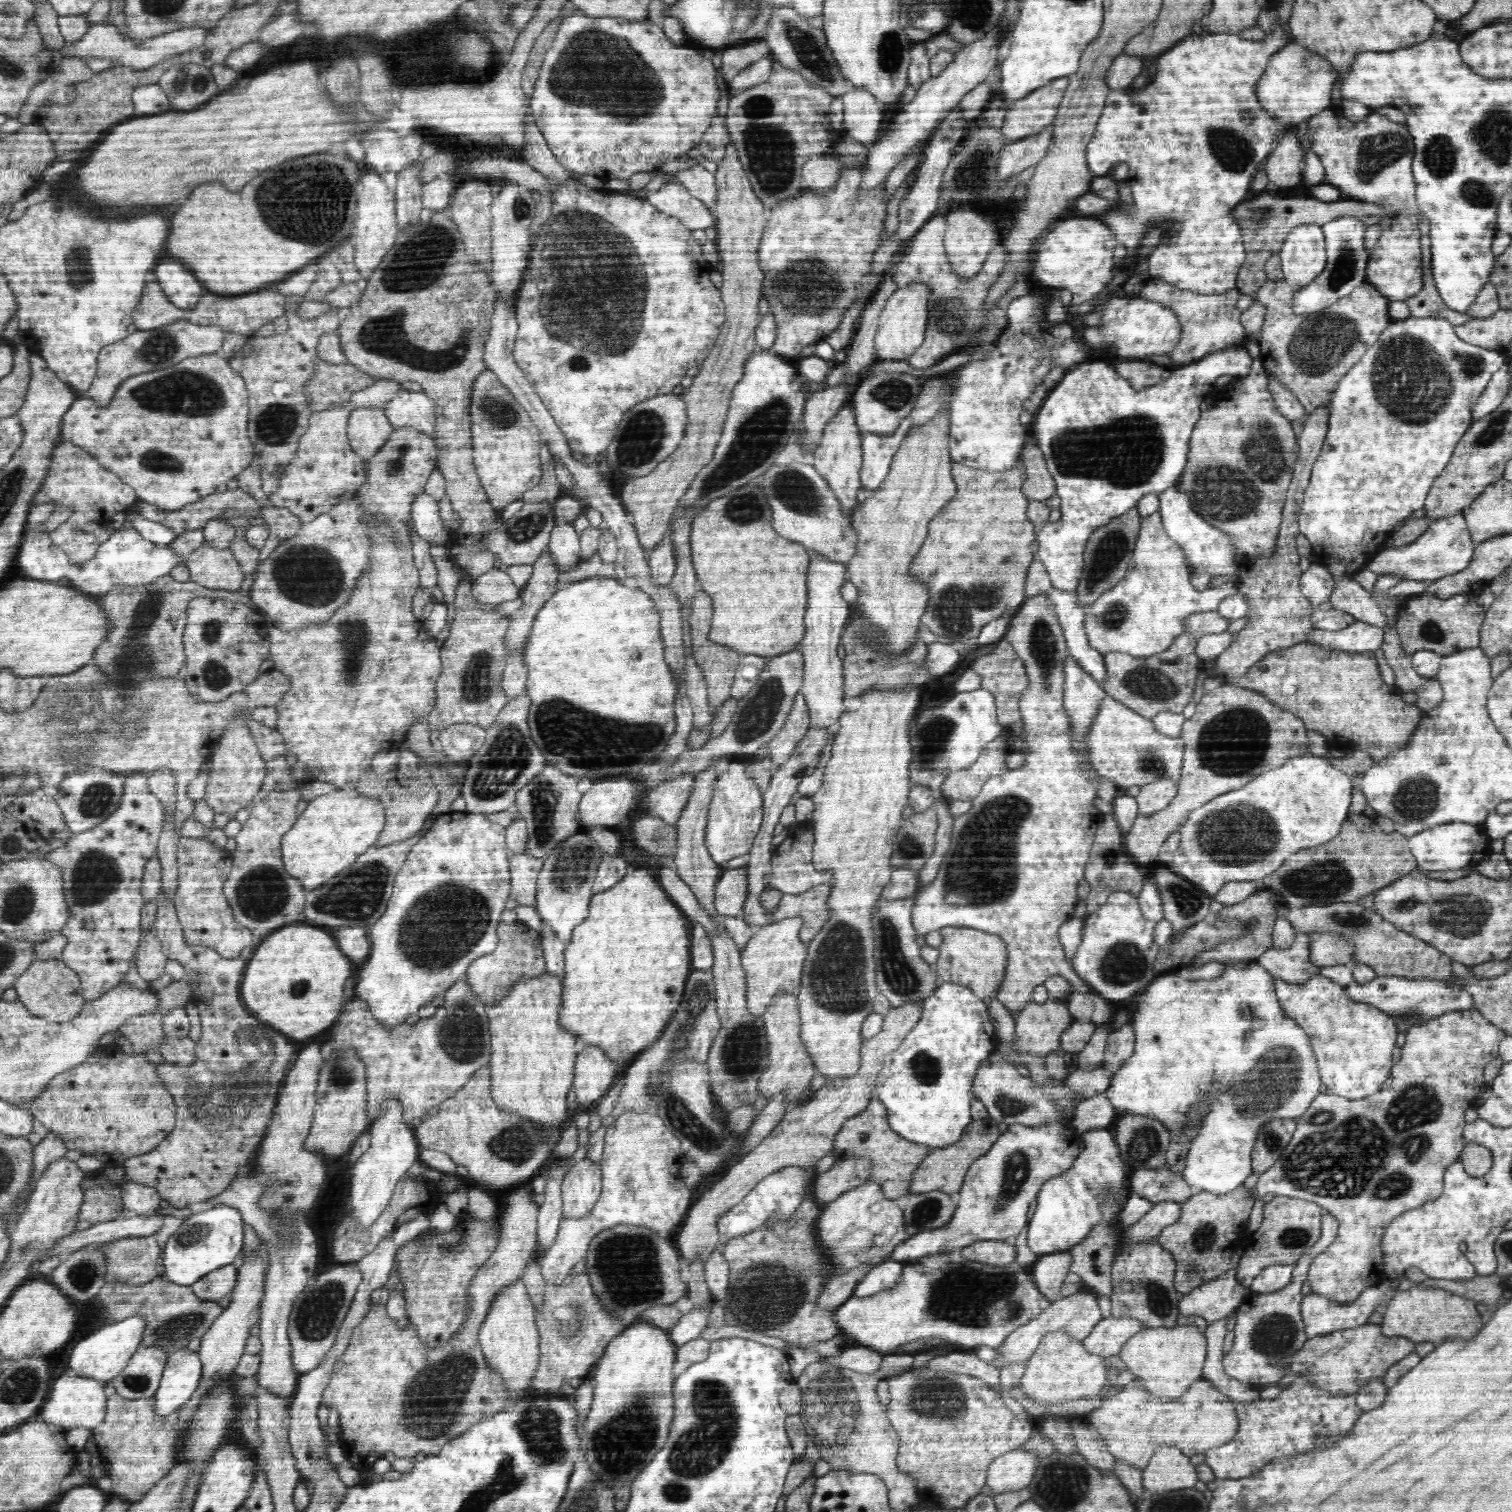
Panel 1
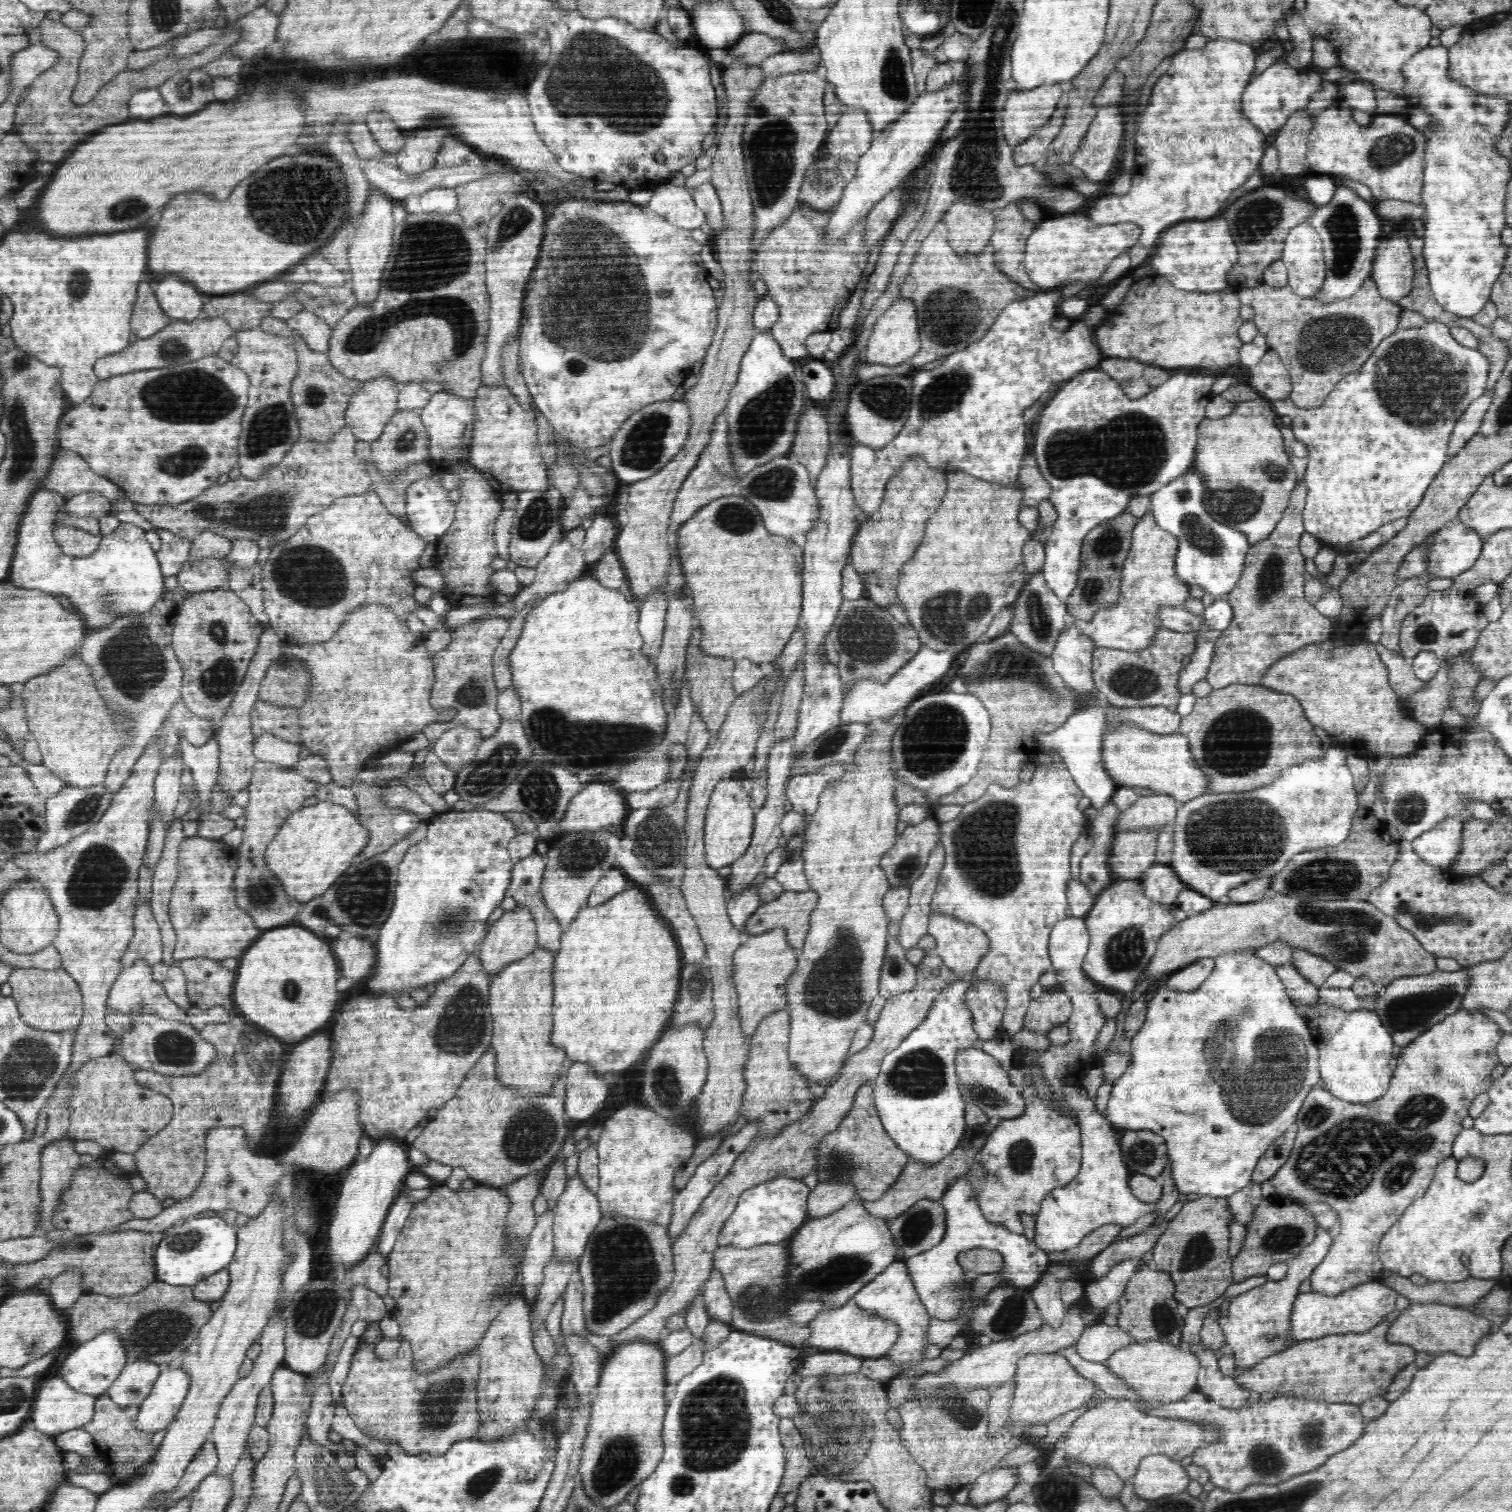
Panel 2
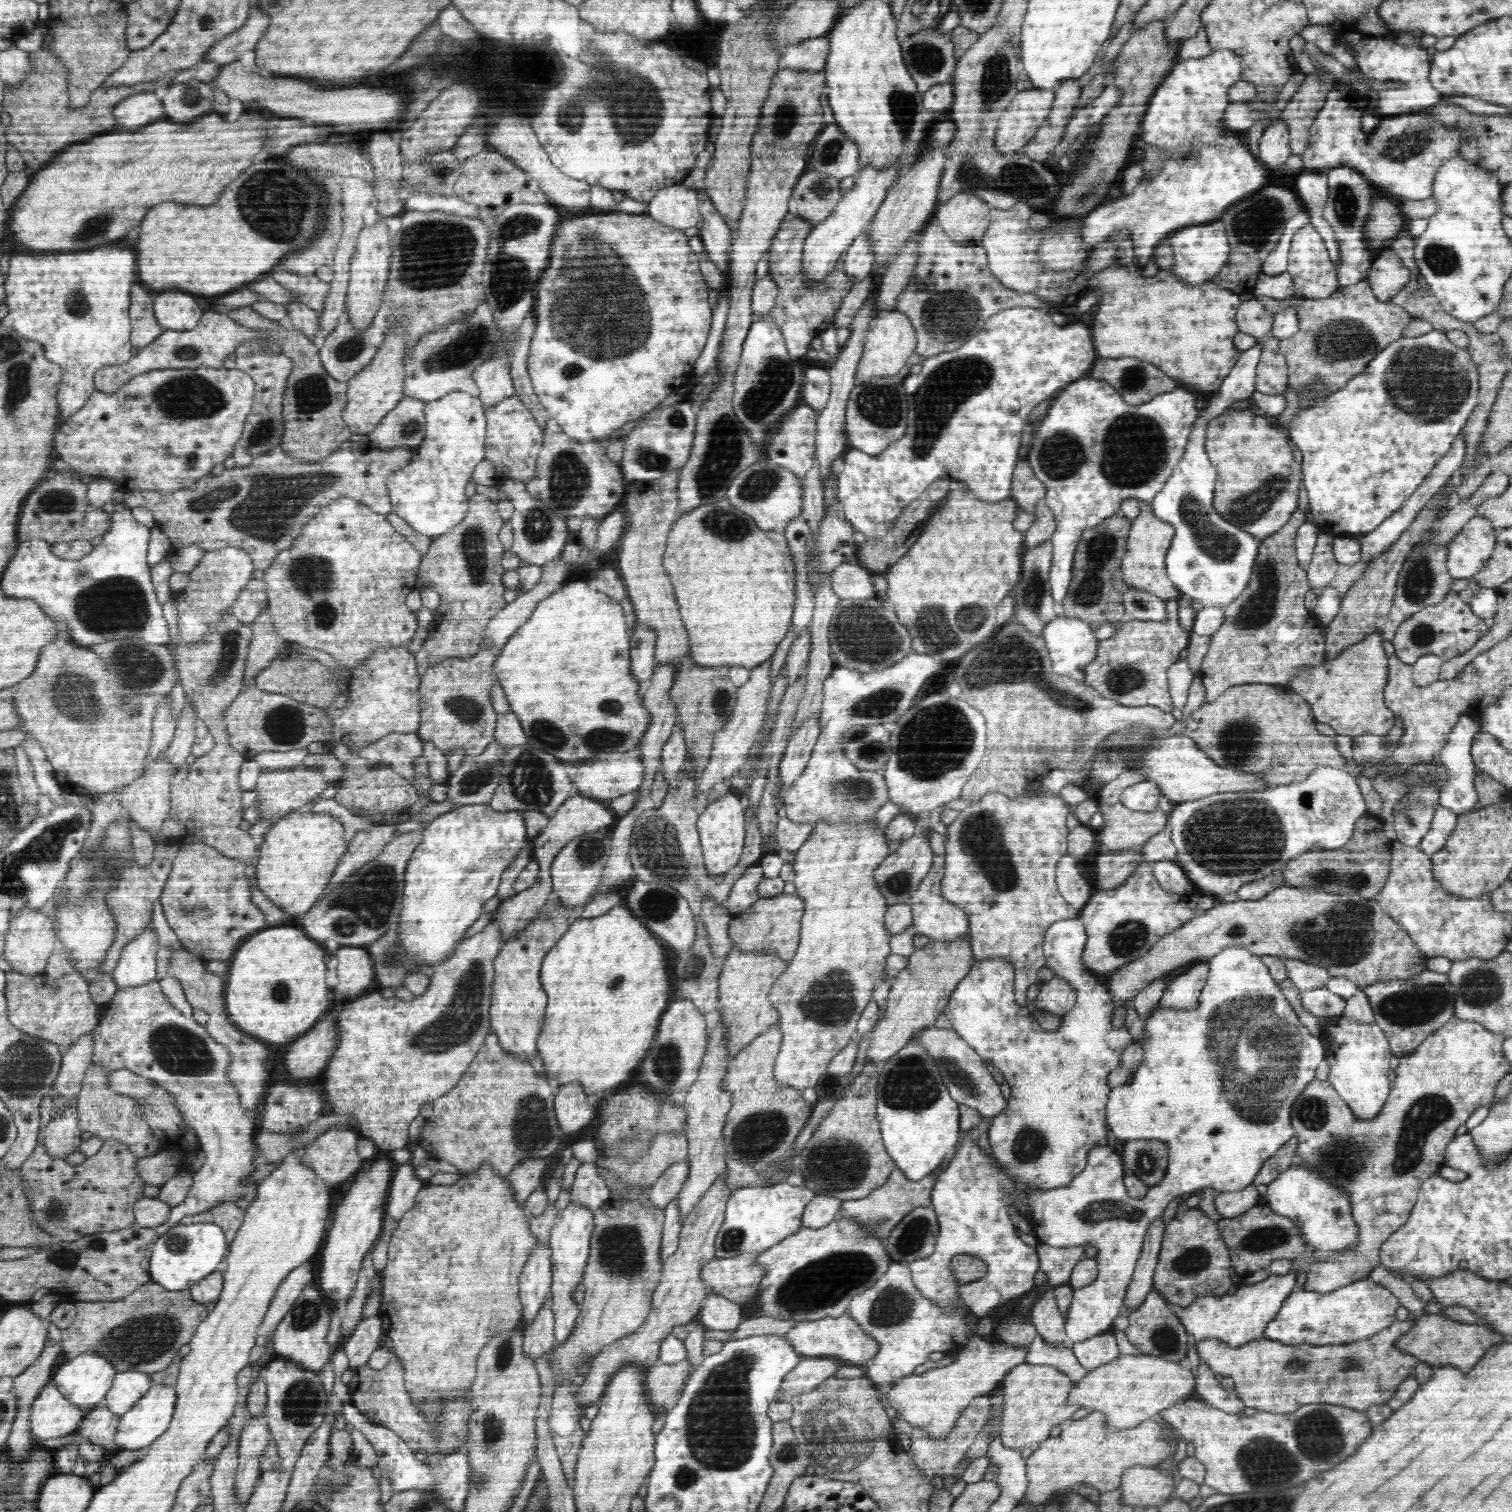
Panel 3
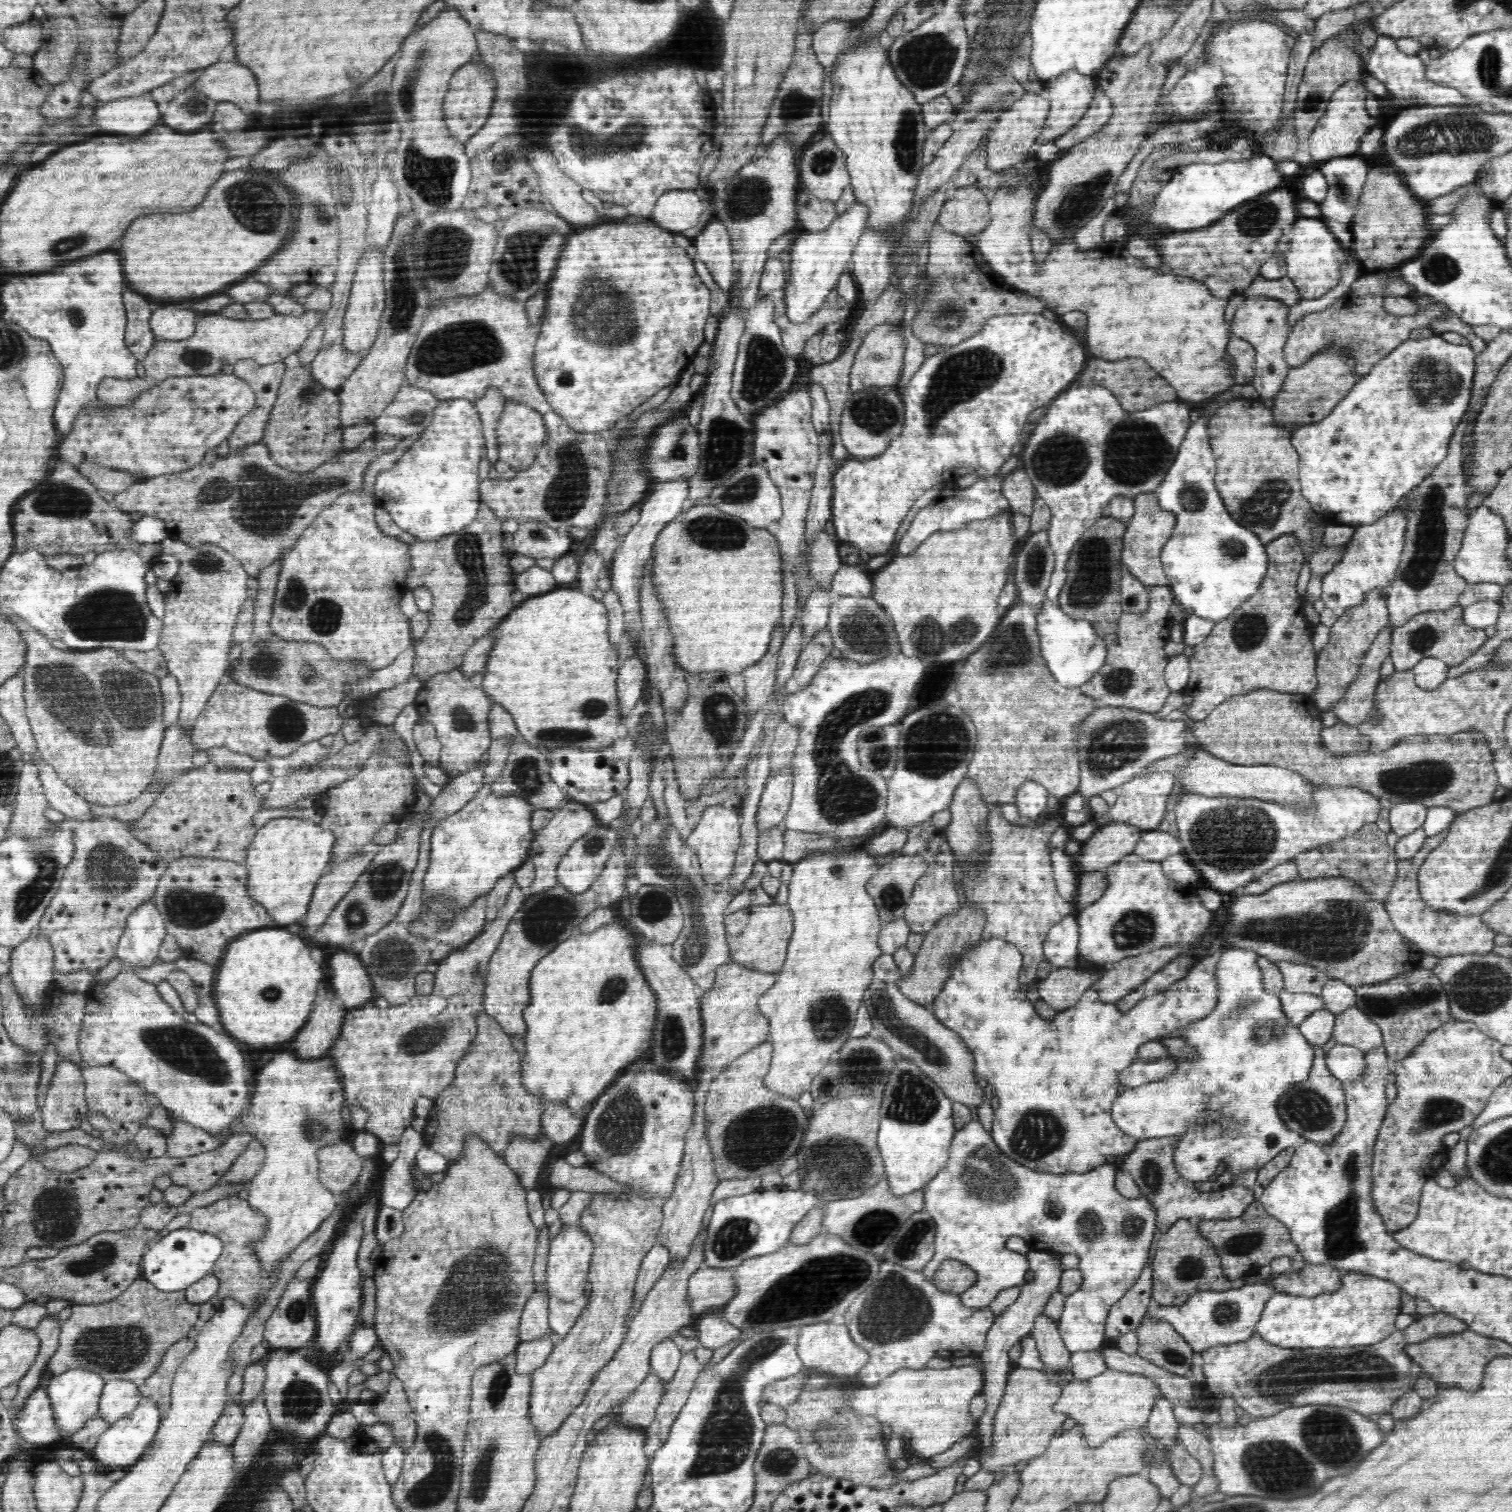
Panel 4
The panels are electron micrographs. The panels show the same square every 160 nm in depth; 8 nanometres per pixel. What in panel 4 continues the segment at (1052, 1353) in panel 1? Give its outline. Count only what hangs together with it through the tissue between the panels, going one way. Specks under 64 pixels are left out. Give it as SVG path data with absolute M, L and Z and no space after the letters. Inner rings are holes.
M1015 1365L1008 1374L1004 1396L994 1415L990 1444L982 1449L981 1454L976 1452L975 1457L980 1462L980 1468L995 1473L1022 1460L1032 1460L1032 1456L1040 1456L1040 1452L1044 1452L1056 1430L1062 1427L1068 1418L1067 1413L1054 1411L1062 1391L1062 1384L1051 1381L1042 1370Z

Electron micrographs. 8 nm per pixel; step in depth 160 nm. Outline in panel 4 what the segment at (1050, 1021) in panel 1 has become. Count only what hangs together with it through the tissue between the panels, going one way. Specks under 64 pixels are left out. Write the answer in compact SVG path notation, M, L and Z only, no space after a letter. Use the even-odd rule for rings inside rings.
M1052 968L1049 975L1038 984L1039 998L1050 1006L1057 1008L1058 1011L1066 1010L1074 1006L1088 988L1094 986L1100 974L1099 970L1079 971L1069 968Z

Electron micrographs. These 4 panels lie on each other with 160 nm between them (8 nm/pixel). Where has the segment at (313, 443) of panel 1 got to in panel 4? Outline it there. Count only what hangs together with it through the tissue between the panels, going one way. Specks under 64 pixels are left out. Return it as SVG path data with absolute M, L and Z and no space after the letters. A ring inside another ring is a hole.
M374 433L356 448L332 456L325 464L308 473L294 473L276 465L270 458L268 447L256 443L242 452L231 450L226 457L218 456L212 464L204 461L200 467L194 467L191 471L138 480L121 493L115 494L112 504L126 514L139 512L162 519L166 532L172 540L186 543L190 547L210 543L227 550L241 562L251 577L256 577L260 571L270 567L284 551L296 544L305 528L308 528L323 508L330 506L344 493L361 492L363 476L372 460L393 451L402 439L396 435Z

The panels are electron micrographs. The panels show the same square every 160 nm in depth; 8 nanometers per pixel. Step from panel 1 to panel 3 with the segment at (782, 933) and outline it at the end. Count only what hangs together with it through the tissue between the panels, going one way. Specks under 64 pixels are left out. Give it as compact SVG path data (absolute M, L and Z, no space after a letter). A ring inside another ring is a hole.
M732 949L723 962L719 976L719 1008L721 1017L728 1028L726 1039L732 1042L732 1052L740 1052L748 1046L764 1028L778 1022L778 1012L769 999L772 985L786 970L789 961L773 952L744 952Z

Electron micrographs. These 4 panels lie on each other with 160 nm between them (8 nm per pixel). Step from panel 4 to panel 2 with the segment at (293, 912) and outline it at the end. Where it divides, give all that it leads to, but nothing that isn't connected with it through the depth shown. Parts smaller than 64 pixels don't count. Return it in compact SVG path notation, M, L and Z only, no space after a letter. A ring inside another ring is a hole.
M320 801L315 806L306 806L288 816L286 822L276 833L274 839L267 846L266 863L280 881L286 892L292 892L296 901L307 903L312 898L326 892L340 875L347 871L355 856L367 846L370 840L370 829L358 819L358 816L348 810L347 806L336 802Z

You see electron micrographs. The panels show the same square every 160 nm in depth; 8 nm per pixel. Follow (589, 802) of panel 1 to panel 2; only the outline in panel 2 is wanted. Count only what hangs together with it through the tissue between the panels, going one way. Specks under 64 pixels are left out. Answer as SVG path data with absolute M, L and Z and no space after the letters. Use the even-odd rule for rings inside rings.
M610 782L589 783L573 799L556 840L580 831L607 830L630 813L626 793Z

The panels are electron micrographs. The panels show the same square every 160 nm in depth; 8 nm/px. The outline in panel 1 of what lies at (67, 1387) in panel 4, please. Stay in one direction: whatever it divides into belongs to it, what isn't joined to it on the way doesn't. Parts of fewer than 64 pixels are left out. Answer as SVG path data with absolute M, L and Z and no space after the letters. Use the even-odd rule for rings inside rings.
M133 1314L128 1318L108 1322L104 1326L98 1326L92 1334L88 1334L84 1340L76 1344L72 1350L70 1362L68 1362L68 1373L76 1376L94 1377L105 1384L116 1378L128 1361L134 1356L139 1344L143 1340L144 1331L147 1328L146 1317Z

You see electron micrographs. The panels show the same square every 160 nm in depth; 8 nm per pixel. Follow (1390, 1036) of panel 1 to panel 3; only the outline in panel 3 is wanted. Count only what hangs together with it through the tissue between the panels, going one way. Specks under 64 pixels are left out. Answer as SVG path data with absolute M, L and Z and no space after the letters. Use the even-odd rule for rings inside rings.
M1337 1016L1330 1018L1319 1036L1328 1046L1325 1050L1330 1068L1328 1082L1358 1117L1376 1116L1391 1091L1388 1072L1393 1054L1383 1029L1374 1022Z

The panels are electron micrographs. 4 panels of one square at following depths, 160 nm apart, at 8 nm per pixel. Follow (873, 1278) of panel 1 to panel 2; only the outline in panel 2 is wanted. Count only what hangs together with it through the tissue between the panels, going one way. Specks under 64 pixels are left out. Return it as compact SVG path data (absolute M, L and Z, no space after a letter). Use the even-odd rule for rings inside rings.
M895 1260L886 1266L884 1272L866 1284L852 1299L860 1305L860 1308L870 1309L872 1313L890 1317L900 1324L900 1329L902 1329L900 1338L898 1338L895 1346L885 1354L896 1366L914 1364L914 1362L922 1362L925 1359L924 1350L930 1346L928 1326L930 1326L932 1317L928 1314L926 1307L914 1289L906 1262Z

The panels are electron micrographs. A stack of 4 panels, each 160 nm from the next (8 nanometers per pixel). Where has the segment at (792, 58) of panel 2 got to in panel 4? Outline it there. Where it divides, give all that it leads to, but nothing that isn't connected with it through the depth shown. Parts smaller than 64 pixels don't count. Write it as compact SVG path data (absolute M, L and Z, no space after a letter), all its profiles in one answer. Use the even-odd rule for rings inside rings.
M842 19L827 20L813 32L812 50L821 66L830 69L836 63L837 56L849 36L848 24L851 24L851 21Z

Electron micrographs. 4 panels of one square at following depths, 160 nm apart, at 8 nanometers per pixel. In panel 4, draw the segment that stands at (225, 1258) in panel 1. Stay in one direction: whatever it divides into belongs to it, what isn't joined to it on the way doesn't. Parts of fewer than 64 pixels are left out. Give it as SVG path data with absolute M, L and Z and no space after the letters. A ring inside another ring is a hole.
M180 1228L162 1234L160 1240L149 1245L141 1264L142 1278L163 1292L185 1291L206 1275L210 1275L215 1262L223 1254L223 1241L215 1233L200 1232L196 1229Z

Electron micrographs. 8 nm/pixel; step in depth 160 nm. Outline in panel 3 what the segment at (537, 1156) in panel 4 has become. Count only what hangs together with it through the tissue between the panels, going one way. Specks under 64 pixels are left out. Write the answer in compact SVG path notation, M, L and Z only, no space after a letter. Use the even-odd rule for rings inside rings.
M546 1160L527 1161L519 1164L508 1175L507 1180L512 1184L514 1198L522 1209L526 1208L527 1198L532 1192L543 1189L542 1176L548 1166Z

